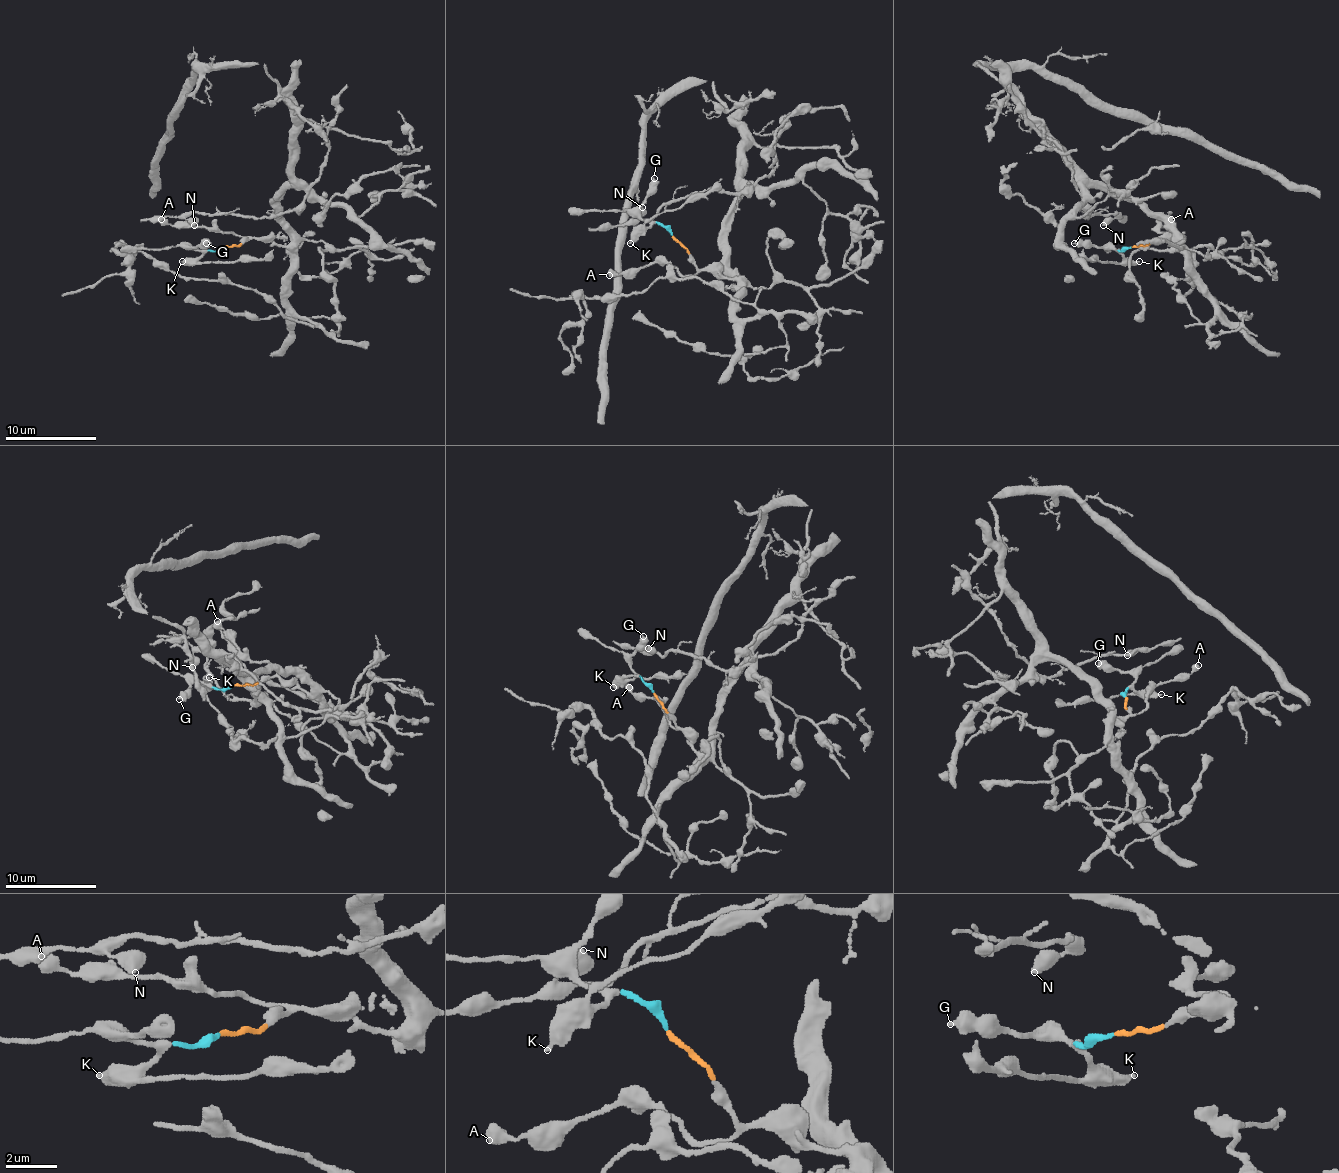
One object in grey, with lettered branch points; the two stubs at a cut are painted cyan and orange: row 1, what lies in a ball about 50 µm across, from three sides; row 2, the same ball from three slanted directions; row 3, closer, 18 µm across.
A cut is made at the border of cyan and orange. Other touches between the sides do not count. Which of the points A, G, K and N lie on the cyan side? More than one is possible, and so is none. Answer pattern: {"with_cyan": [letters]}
{"with_cyan": ["G", "K"]}

